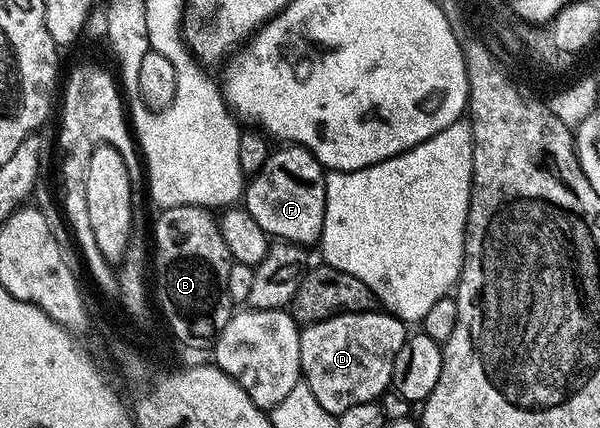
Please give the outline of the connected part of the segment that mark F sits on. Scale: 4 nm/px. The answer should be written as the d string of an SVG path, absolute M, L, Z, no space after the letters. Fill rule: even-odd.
M301 146L276 147L279 148L268 154L260 171L246 180L242 206L267 236L298 245L318 244L325 217L325 168Z

